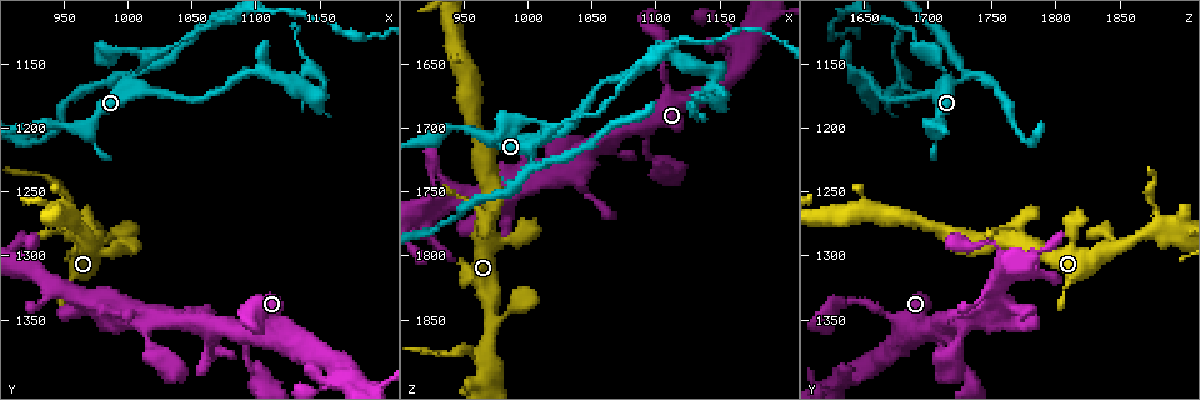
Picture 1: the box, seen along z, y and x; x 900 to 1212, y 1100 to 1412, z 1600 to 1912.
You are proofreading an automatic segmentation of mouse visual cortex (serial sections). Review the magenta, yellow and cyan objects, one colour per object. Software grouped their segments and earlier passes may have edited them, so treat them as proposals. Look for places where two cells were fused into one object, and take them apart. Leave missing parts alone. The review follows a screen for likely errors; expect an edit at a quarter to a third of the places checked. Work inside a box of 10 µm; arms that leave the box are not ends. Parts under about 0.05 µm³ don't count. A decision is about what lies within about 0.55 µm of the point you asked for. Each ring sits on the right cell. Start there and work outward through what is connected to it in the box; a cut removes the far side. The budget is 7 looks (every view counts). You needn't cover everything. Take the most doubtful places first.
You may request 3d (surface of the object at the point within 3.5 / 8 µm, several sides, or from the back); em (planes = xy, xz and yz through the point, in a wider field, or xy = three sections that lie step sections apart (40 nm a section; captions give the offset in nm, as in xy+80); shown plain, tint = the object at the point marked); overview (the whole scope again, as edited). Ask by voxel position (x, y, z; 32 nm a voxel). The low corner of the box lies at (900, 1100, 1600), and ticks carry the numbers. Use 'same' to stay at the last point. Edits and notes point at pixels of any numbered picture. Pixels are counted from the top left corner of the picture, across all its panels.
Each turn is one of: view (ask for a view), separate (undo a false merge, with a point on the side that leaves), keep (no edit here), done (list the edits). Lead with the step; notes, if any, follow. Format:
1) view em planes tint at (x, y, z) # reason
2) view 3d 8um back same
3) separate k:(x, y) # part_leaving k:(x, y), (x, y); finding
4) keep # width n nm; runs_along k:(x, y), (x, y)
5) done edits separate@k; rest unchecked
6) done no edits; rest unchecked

view 3d 8um at (1008, 1156, 1728) # sharp bend

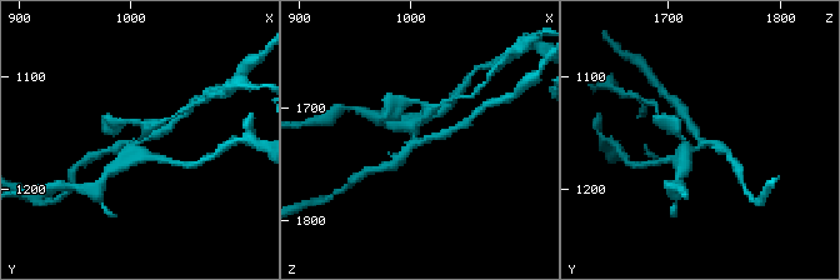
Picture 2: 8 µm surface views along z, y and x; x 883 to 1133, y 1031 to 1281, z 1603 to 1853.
view 3d 3.5um same

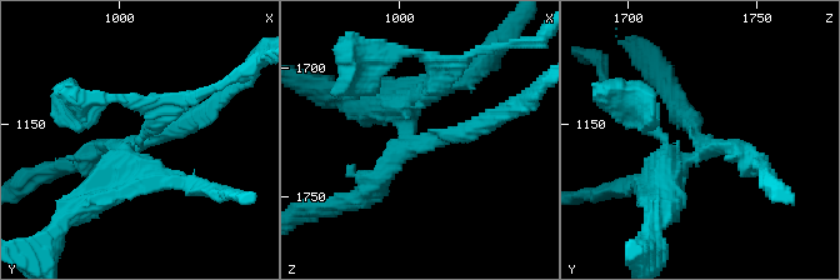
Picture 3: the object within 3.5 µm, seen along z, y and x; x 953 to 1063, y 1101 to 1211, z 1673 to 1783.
view em xy step 2 tint at (1009, 1158, 1732) # arm_widths 250, 400 nm

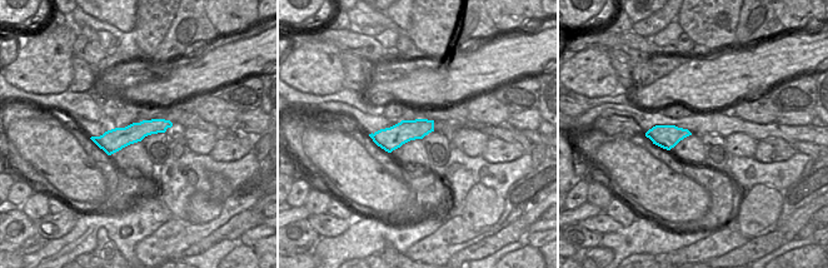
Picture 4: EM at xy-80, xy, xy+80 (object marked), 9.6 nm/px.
separate 3:(170, 135) # two cells meet here

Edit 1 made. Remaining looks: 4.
view overview

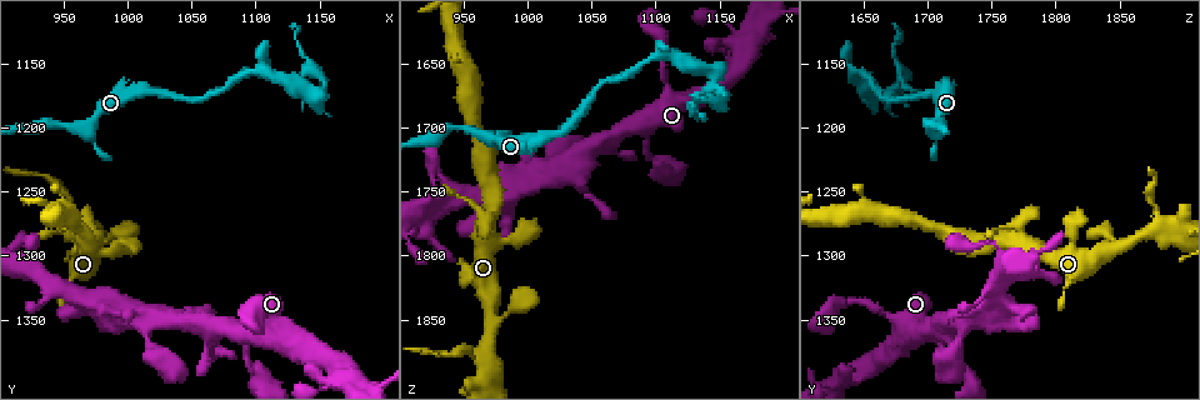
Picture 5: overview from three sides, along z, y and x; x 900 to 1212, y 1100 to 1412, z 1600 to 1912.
view 3d 8um at (1148, 1170, 1668)

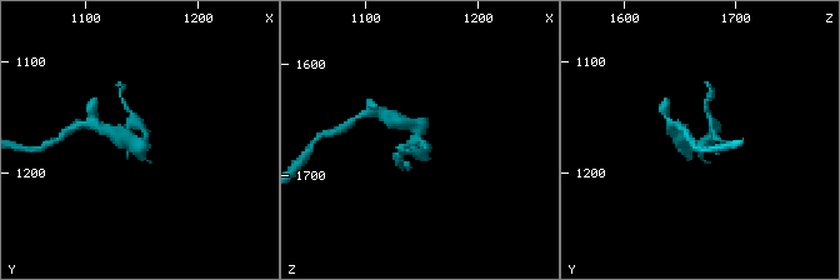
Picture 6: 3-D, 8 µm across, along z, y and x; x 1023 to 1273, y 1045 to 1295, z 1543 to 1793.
view em xy step 3 tint same

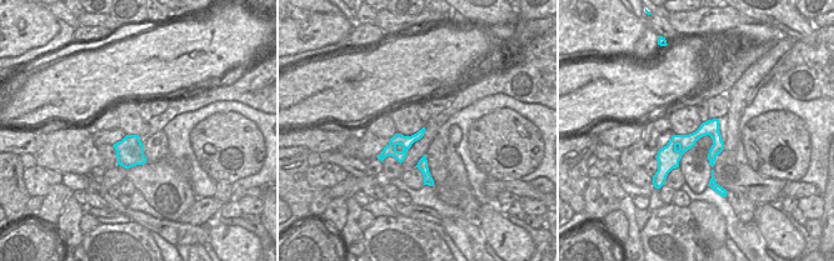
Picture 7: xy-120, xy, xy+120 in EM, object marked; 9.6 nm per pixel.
separate 6:(136, 125) # border 7:(140, 141), (116, 154); a second cell is stuck on

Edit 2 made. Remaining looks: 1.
done edits separate@3, separate@6; rest unchecked

